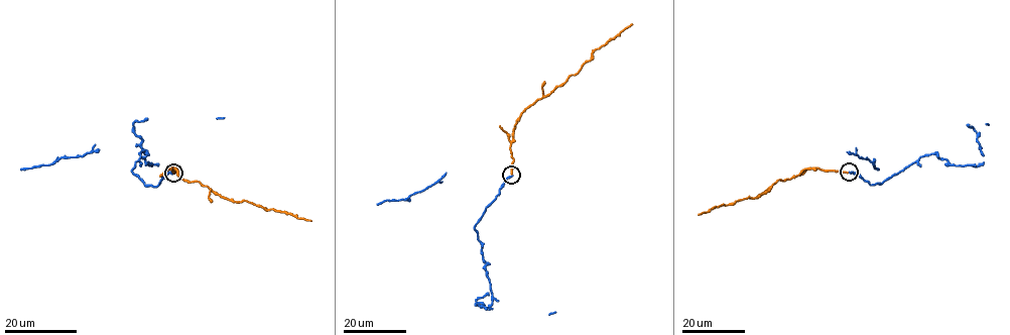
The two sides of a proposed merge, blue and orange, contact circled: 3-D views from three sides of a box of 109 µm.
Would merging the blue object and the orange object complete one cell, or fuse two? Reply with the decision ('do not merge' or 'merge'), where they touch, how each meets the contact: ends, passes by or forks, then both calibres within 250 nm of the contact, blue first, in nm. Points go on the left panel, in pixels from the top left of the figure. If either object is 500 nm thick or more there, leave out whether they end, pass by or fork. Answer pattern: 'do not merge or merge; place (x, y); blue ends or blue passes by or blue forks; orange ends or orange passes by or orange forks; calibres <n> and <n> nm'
merge; place (173, 173); blue ends; orange ends; calibres 190 and 240 nm

